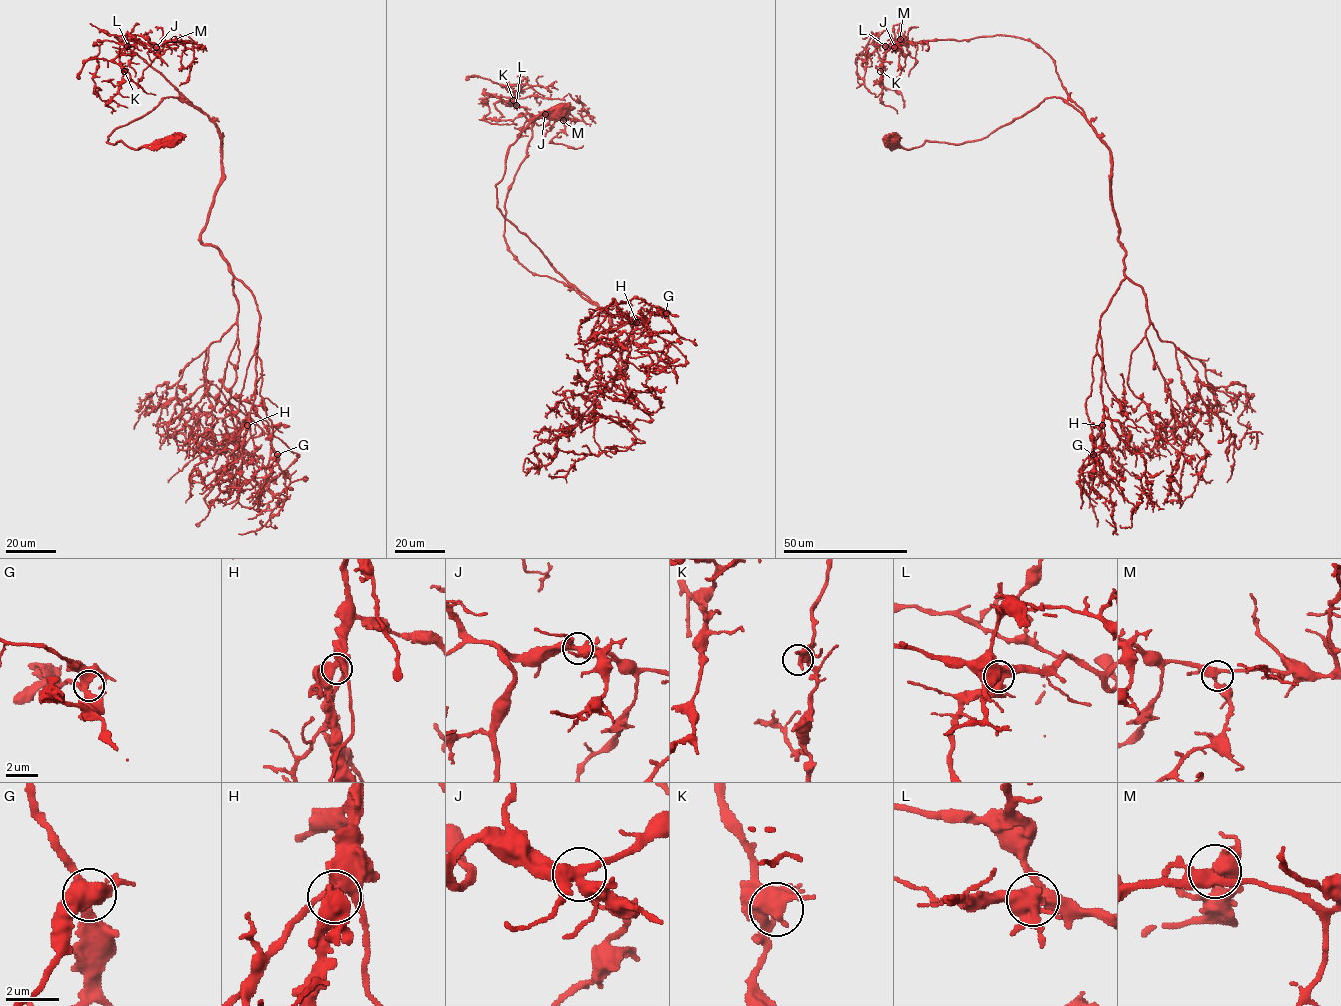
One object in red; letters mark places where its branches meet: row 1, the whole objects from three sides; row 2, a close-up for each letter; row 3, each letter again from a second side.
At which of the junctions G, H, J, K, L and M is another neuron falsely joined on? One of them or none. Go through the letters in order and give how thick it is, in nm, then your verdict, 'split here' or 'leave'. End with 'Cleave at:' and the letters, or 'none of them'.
G: 440 nm thick; leave
H: 400 nm thick; leave
J: 440 nm thick; leave
K: 420 nm thick; leave
L: 440 nm thick; leave
M: 380 nm thick; leave
Cleave at: none of them

